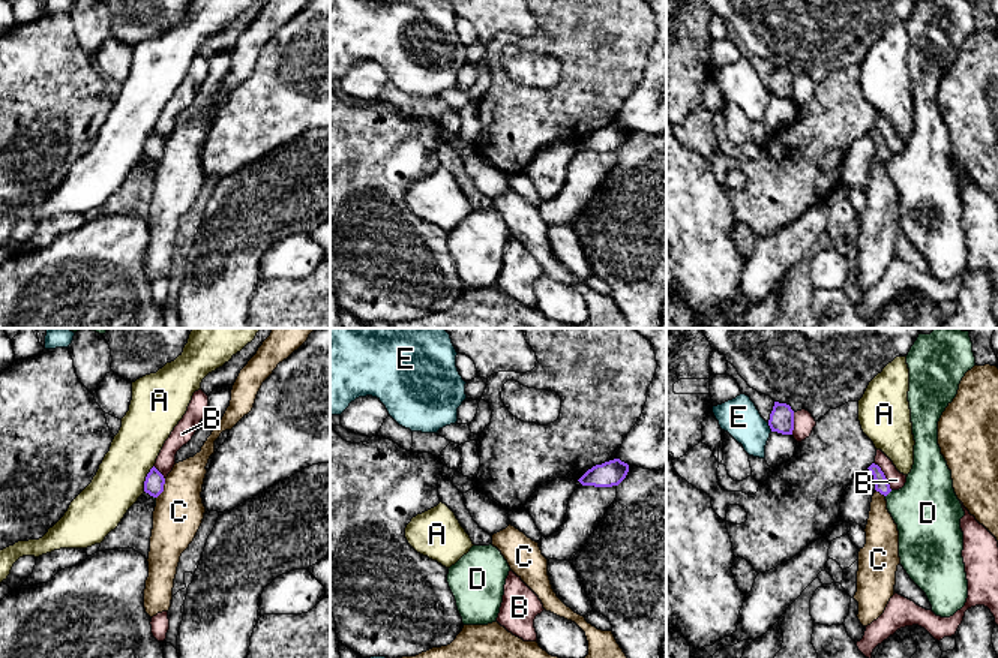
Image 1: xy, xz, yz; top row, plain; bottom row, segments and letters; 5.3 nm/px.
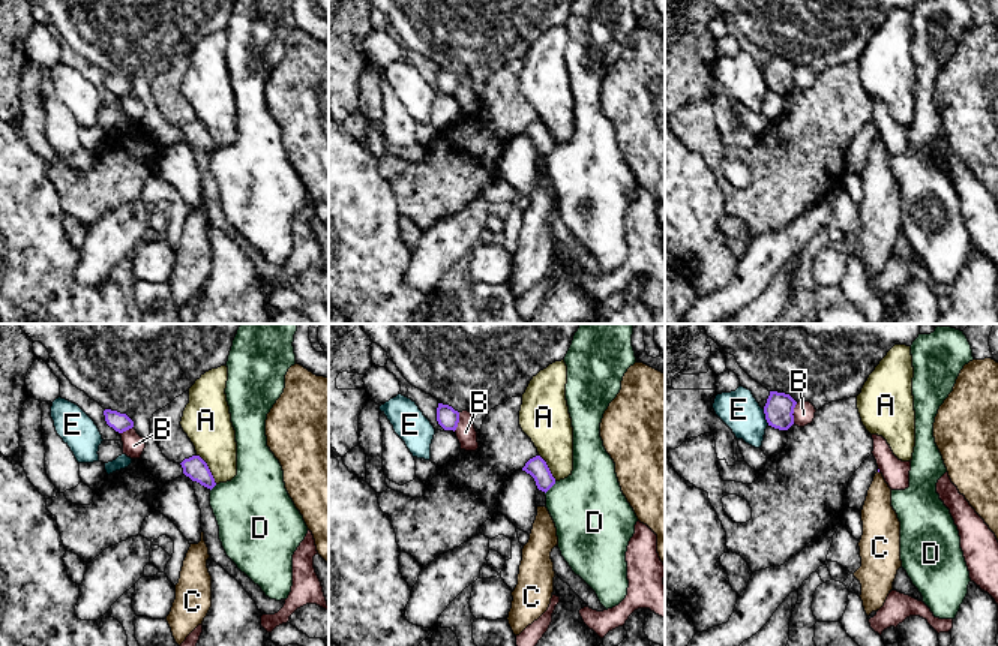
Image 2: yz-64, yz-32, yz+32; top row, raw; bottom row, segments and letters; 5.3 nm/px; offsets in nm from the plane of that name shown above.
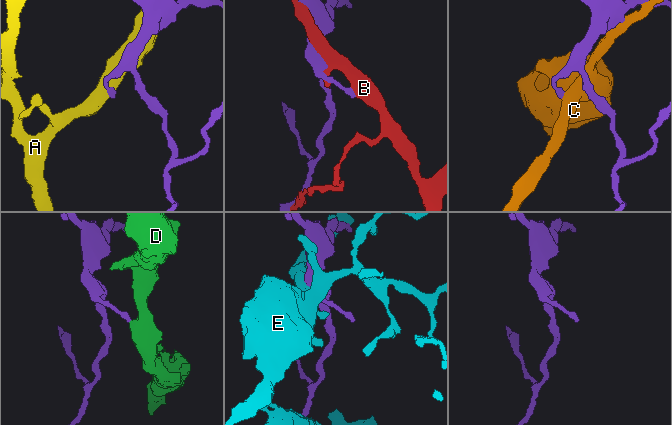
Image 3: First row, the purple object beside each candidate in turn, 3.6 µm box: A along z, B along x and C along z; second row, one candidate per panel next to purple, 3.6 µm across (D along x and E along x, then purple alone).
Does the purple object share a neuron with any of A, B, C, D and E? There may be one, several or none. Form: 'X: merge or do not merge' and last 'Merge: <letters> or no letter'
A: do not merge
B: do not merge
C: do not merge
D: do not merge
E: do not merge
Merge: no letter

